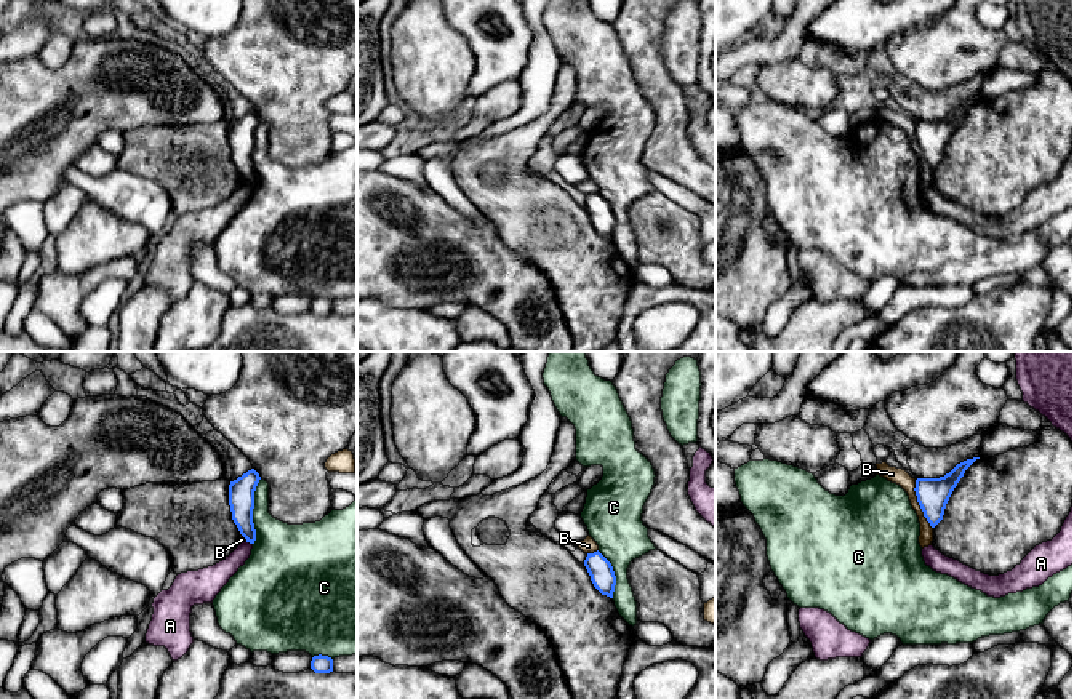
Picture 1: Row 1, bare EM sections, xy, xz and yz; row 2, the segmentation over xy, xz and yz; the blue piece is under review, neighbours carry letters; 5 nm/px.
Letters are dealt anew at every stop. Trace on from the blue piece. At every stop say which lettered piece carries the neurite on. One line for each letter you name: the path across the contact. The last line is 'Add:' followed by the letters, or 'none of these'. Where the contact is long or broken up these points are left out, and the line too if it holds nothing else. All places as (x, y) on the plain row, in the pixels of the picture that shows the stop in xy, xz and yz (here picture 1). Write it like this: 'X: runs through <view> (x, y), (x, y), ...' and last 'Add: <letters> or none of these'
Add: none of these

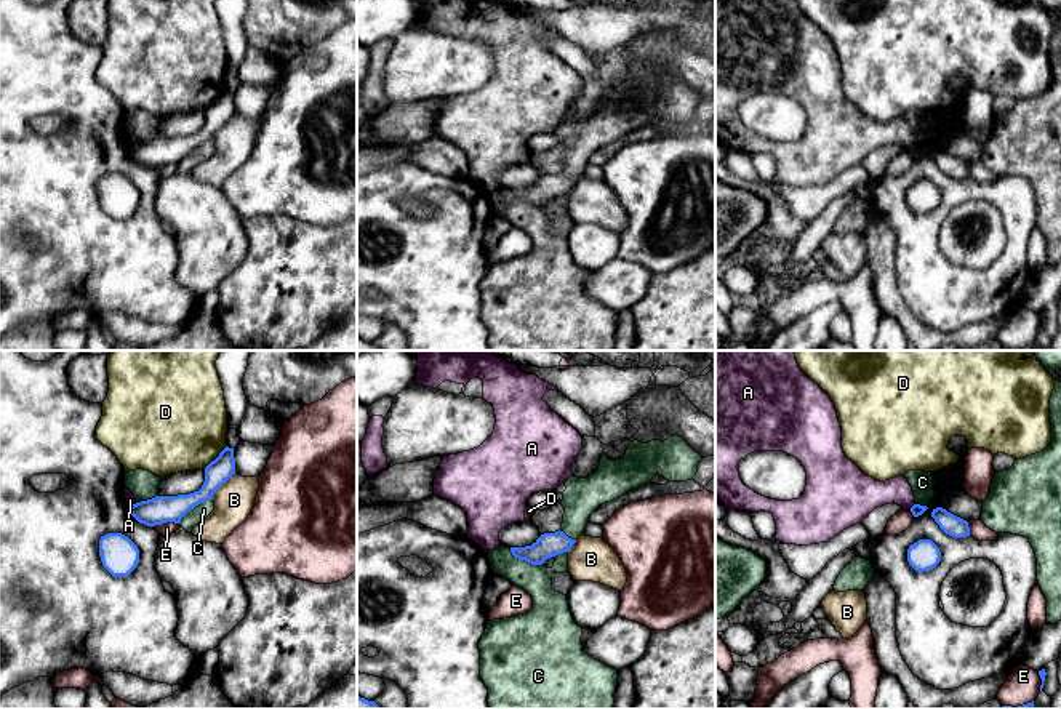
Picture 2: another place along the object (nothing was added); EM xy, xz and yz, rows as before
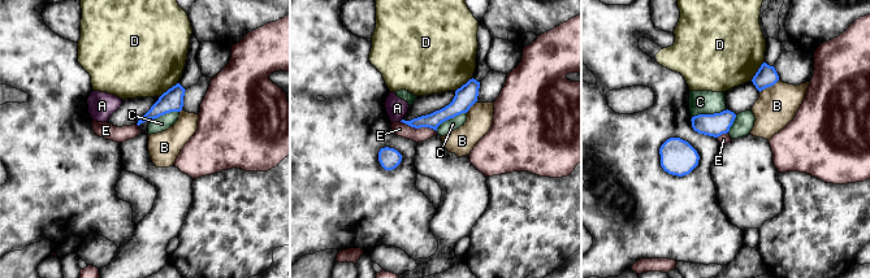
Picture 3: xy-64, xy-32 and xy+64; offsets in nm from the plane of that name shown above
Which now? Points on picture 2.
Add: none of these

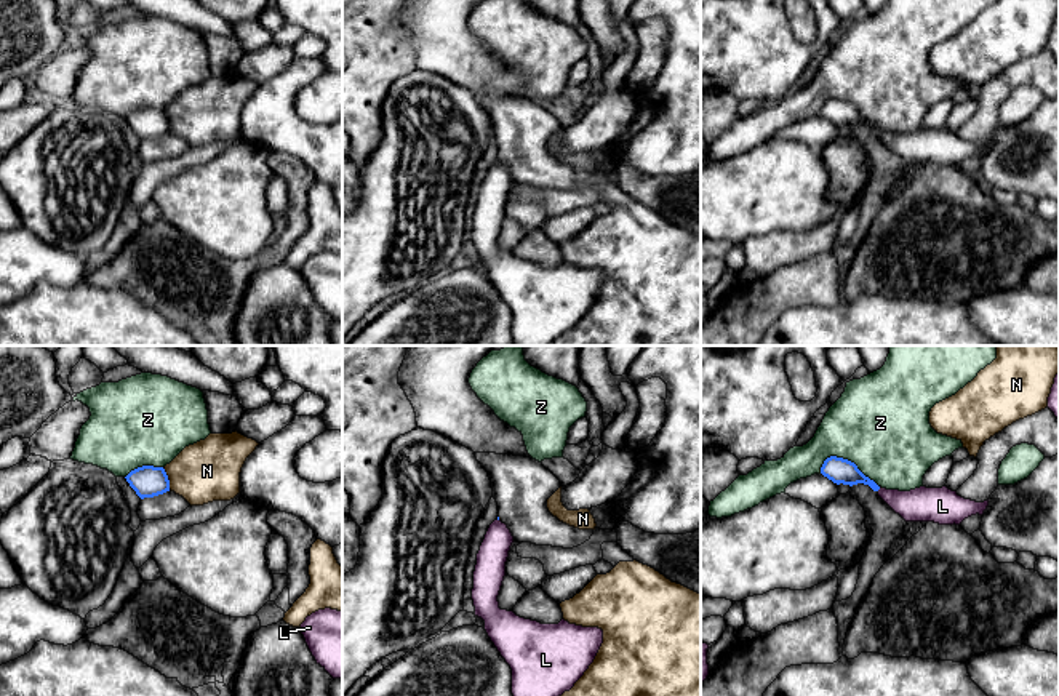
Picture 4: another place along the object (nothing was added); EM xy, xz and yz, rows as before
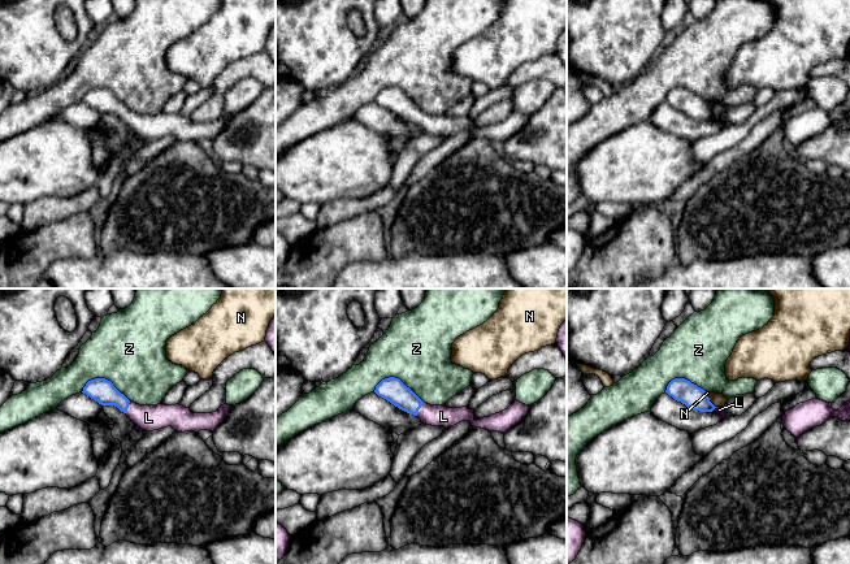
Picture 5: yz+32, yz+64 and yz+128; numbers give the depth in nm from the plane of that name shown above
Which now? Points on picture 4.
L: runs through yz (837, 111), (864, 120), (879, 130), (898, 143), (922, 146)
Add: L

